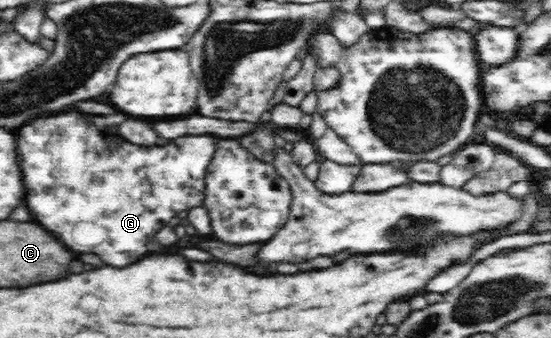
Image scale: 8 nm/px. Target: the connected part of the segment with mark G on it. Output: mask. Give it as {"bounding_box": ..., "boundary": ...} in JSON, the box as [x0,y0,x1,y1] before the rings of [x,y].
{"bounding_box":[19,112,217,266],"boundary":[[[79,112],[41,118],[19,130],[19,160],[25,182],[25,202],[35,222],[75,252],[95,252],[111,266],[127,266],[147,254],[147,242],[179,210],[199,206],[204,199],[204,179],[215,154],[217,138],[209,134],[185,136],[165,146],[133,146],[121,136],[105,136]]]}

